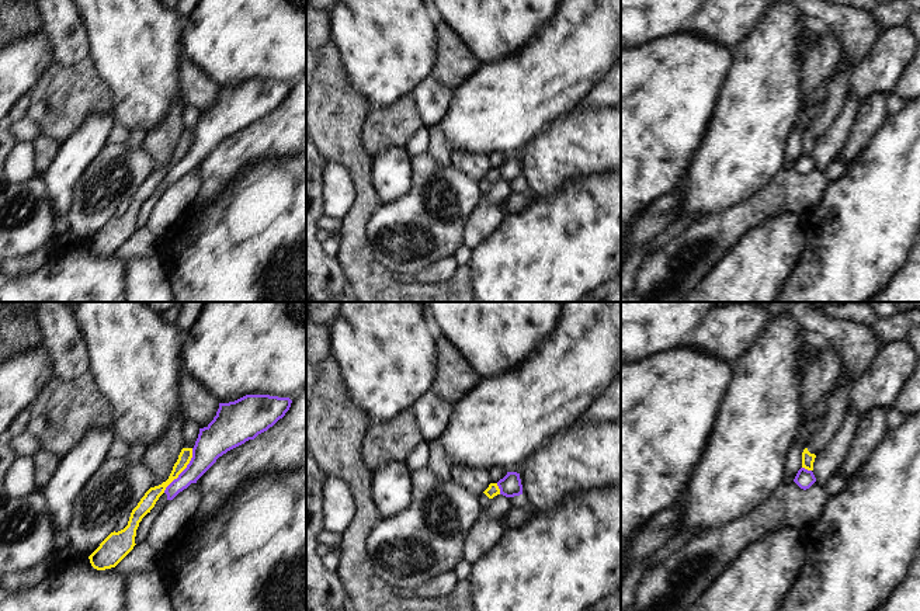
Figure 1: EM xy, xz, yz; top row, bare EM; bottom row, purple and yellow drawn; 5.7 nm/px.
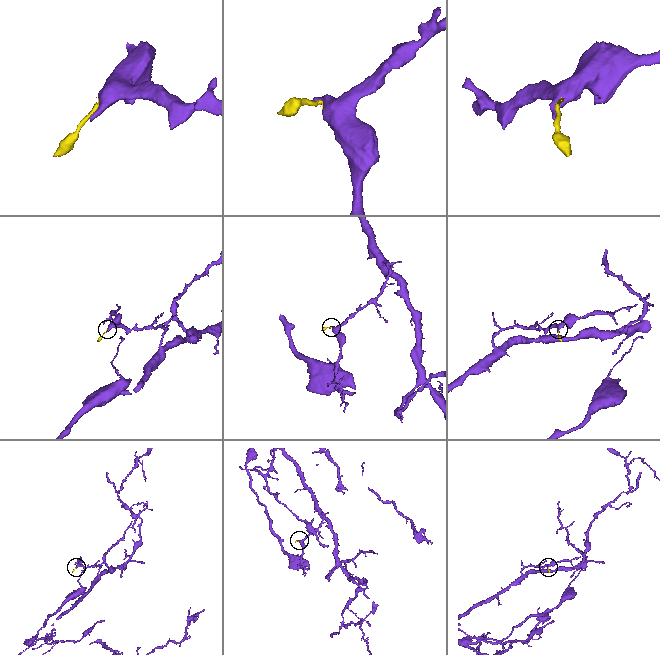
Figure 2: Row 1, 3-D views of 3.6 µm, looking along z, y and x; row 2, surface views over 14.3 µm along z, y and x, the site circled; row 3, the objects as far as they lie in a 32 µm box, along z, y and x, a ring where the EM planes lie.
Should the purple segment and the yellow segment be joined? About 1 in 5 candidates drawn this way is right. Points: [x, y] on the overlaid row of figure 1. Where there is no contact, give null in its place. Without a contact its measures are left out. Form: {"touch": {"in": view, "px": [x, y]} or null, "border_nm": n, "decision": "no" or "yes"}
{"touch": {"in": "xy", "px": [183, 471]}, "border_nm": 300, "decision": "no"}

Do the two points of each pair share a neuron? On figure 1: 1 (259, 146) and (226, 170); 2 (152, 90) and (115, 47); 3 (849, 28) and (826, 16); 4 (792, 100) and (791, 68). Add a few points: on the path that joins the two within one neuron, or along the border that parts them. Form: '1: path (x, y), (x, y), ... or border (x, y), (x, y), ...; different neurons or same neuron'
1: path (250, 146), (235, 162); same neuron
2: path (142, 79), (141, 72), (127, 58); same neuron
3: path (843, 23), (836, 16), (832, 16); same neuron
4: path (791, 92), (791, 76); same neuron

